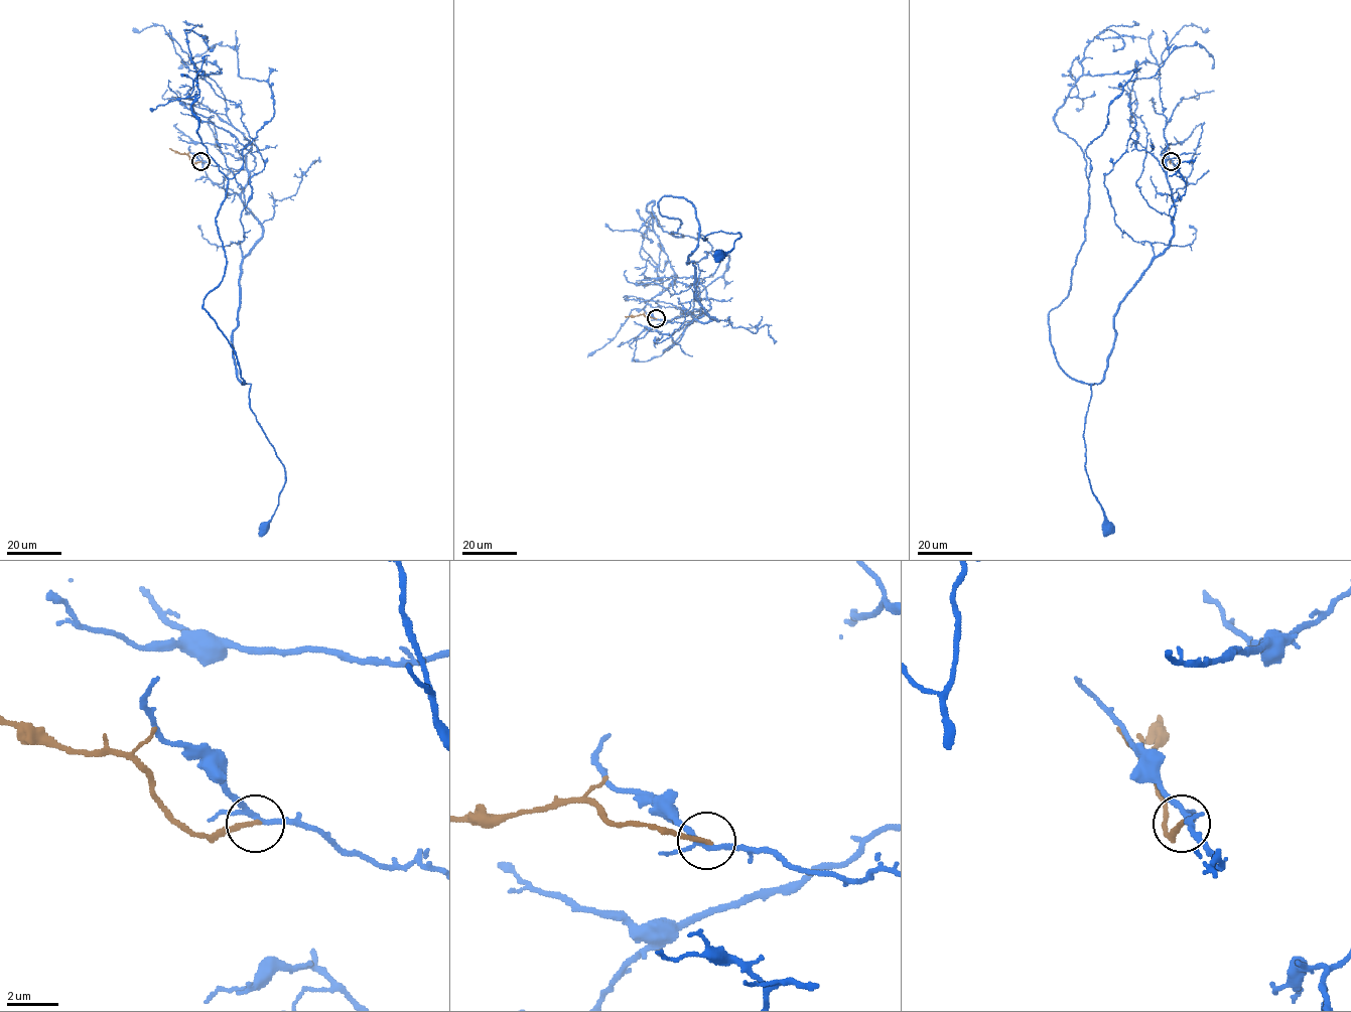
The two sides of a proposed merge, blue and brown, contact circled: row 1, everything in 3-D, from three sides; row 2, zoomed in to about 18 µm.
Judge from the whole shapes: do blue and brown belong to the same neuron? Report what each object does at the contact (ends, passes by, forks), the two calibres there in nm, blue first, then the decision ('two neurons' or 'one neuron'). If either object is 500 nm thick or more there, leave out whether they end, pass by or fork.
blue forks; brown ends; calibres 180 and 180 nm; two neurons

